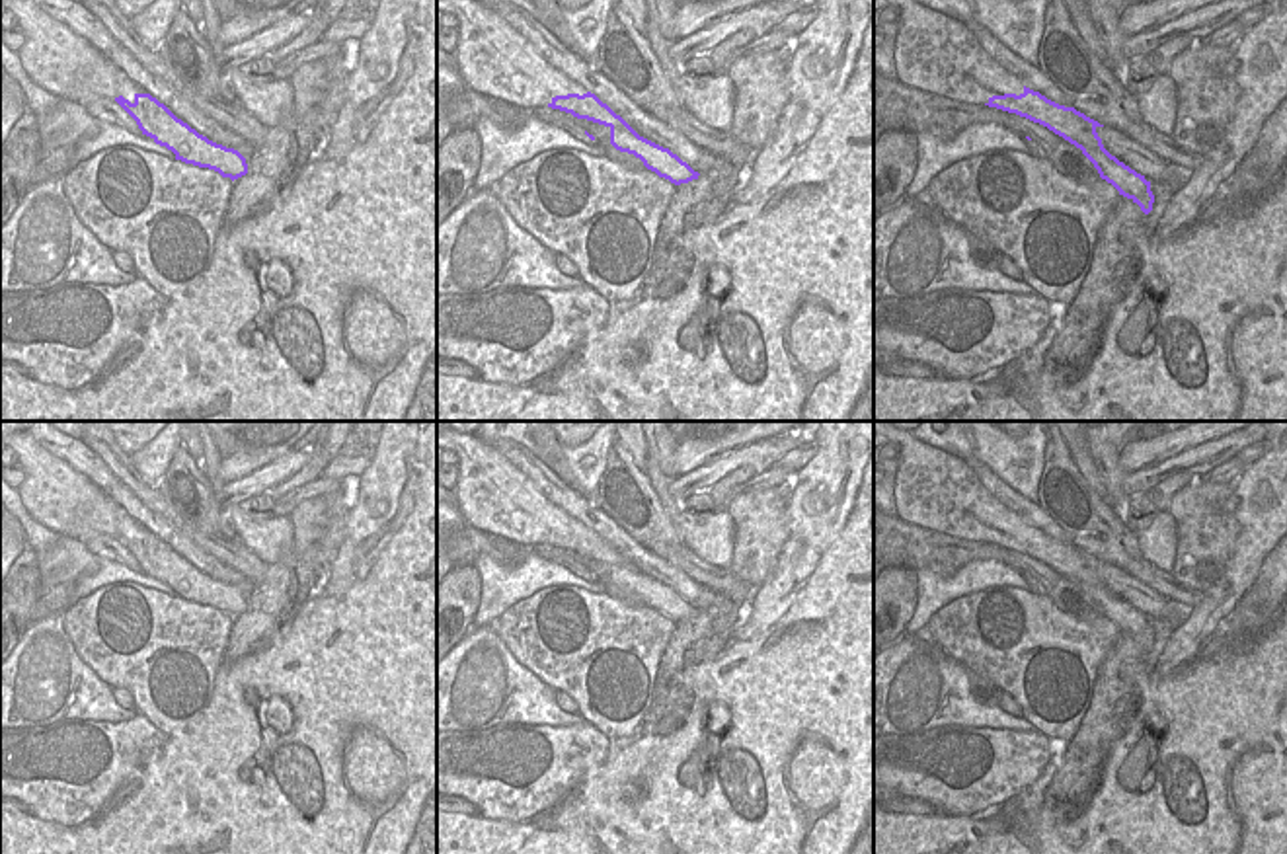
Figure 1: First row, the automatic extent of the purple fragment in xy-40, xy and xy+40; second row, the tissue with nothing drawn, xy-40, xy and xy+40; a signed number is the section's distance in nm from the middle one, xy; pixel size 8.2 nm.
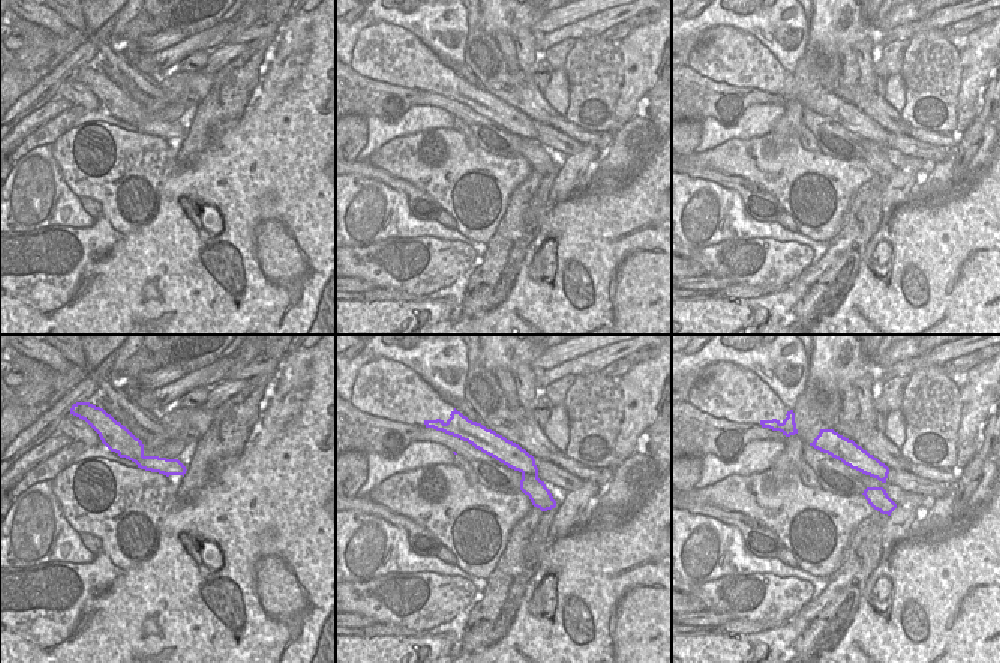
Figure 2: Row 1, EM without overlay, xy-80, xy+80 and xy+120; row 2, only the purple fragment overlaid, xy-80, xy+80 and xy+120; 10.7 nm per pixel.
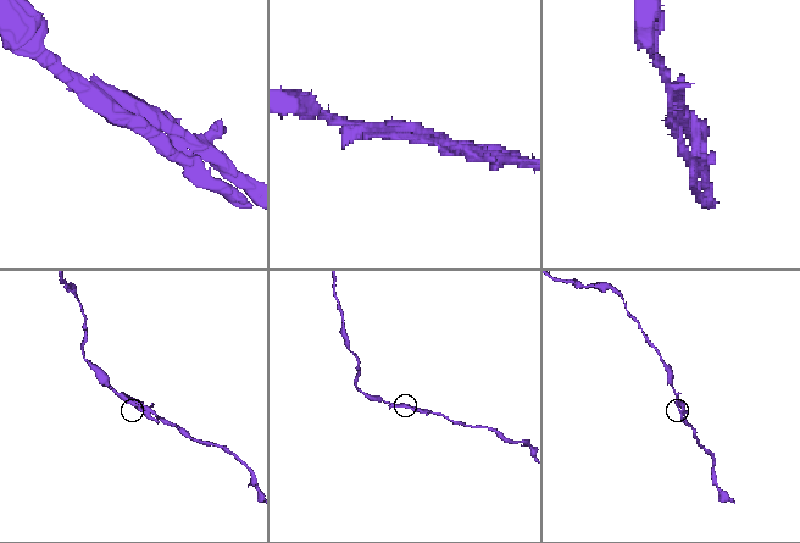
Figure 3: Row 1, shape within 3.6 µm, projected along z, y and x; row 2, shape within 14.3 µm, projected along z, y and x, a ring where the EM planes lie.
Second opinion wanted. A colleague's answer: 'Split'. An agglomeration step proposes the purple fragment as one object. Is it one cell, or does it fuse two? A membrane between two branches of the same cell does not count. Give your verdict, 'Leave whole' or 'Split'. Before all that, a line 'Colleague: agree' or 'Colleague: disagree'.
Colleague: agree
Split.

